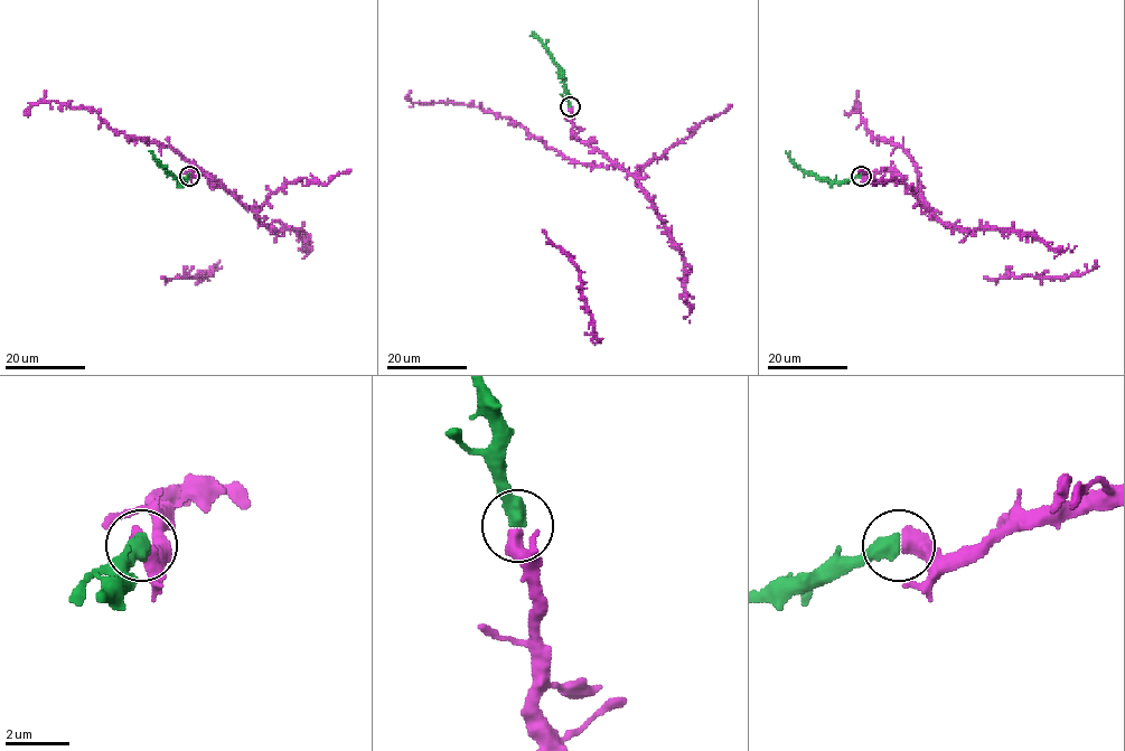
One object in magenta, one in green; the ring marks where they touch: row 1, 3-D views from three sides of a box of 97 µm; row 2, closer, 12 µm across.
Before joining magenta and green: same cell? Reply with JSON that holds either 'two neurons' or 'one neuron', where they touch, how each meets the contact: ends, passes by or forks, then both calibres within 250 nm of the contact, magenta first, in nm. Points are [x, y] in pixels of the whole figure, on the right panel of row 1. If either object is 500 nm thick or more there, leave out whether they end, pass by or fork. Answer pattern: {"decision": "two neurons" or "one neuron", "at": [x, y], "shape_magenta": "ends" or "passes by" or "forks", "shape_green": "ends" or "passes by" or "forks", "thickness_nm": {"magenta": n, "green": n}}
{"decision": "one neuron", "at": [861, 176], "thickness_nm": {"magenta": 550, "green": 550}}

